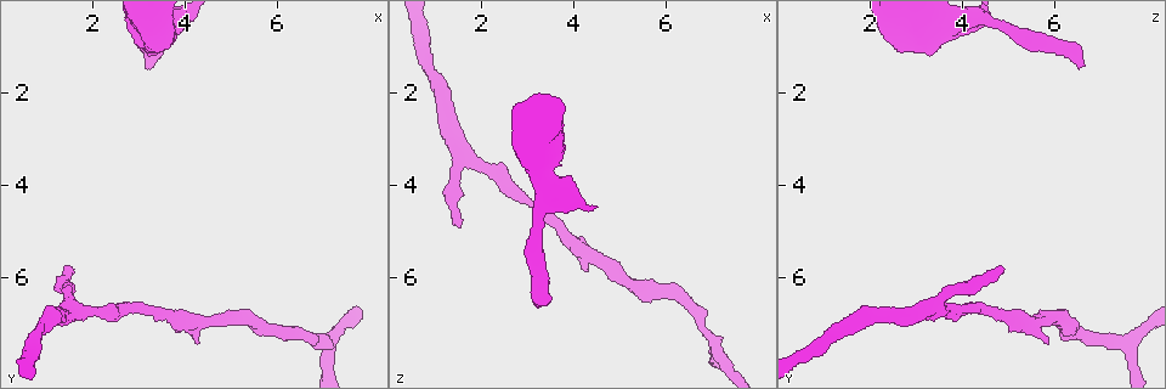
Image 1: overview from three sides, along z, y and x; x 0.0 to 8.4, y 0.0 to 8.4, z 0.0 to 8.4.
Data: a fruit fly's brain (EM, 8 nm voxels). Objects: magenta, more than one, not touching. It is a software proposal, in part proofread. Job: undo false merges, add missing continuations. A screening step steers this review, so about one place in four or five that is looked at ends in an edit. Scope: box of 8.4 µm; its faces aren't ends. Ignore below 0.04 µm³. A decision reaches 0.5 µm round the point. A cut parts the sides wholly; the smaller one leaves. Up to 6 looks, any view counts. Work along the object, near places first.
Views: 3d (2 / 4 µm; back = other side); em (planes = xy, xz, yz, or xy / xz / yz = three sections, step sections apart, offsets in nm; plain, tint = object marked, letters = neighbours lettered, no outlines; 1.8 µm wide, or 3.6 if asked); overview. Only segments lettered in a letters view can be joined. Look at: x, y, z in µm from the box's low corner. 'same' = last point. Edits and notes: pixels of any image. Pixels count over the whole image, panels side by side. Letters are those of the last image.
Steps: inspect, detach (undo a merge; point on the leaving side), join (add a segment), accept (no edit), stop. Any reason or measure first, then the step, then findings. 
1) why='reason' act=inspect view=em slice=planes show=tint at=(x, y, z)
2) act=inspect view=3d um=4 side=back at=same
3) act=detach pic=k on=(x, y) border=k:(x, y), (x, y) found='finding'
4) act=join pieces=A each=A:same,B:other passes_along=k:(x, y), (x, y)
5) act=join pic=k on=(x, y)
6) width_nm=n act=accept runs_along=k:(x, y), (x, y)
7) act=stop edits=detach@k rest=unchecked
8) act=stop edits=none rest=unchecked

why='stops while still wide' act=inspect view=3d um=2 at=(3.10, 1.45, 6.55)

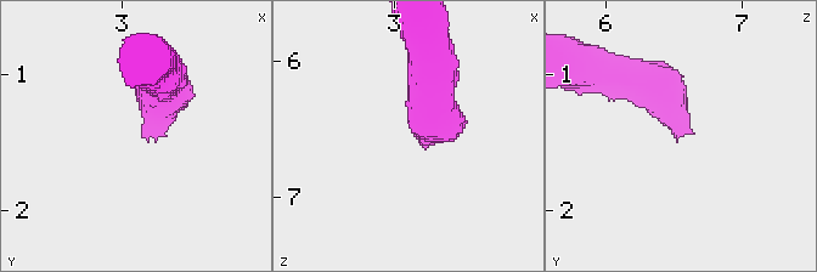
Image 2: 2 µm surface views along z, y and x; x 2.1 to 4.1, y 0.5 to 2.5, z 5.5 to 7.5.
why='now the EM' act=inspect view=em slice=xy step=4 show=tint at=(3.16, 1.46, 6.54)

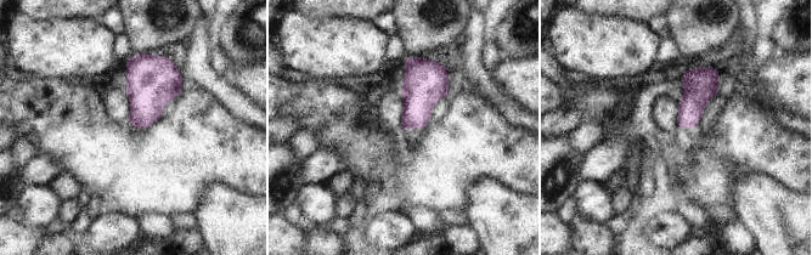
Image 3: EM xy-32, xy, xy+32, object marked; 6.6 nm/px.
why='another direction' act=inspect view=em slice=planes show=letters at=same

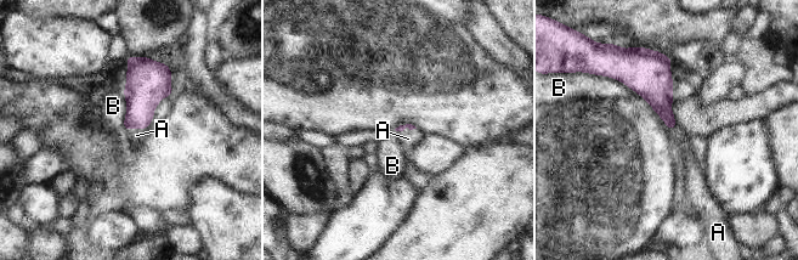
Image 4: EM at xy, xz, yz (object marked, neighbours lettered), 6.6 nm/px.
act=join pieces=A each=A:same,B:other found='the cell continues'

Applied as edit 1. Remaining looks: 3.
why='branch stops here' act=inspect view=em slice=planes show=letters at=(1.55, 5.85, 4.95)

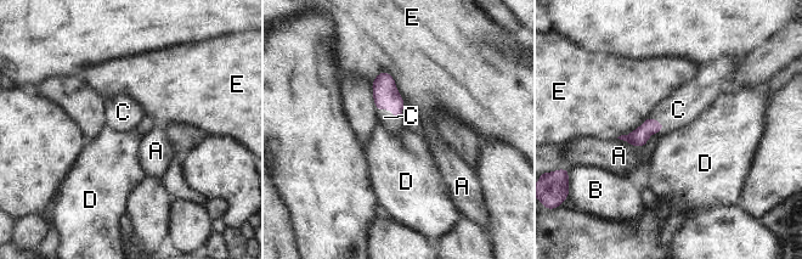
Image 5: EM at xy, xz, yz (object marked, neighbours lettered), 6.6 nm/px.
act=join pieces=C each=A:other,B:other,C:same,D:other,E:other passes_along=5:(385, 95), (391, 110), (384, 117) found='it goes on there'

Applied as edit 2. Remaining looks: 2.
act=stop edits=join@4,join@5 rest=unchecked

